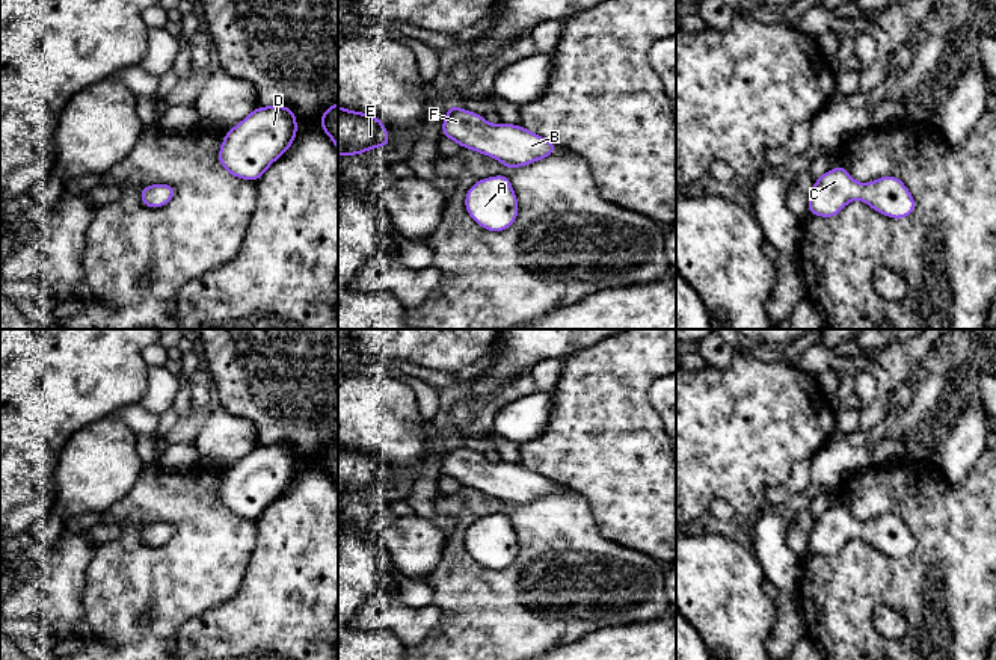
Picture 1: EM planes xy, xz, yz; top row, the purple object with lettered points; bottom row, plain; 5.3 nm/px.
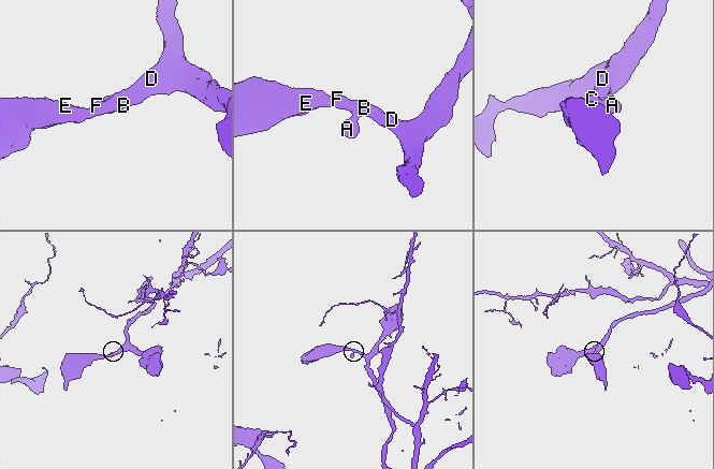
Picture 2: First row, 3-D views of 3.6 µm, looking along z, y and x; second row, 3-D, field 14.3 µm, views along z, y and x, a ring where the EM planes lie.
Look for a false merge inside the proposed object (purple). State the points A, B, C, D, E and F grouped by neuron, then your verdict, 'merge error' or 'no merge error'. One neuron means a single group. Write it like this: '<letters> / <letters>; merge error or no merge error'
A B C D E F; no merge error

